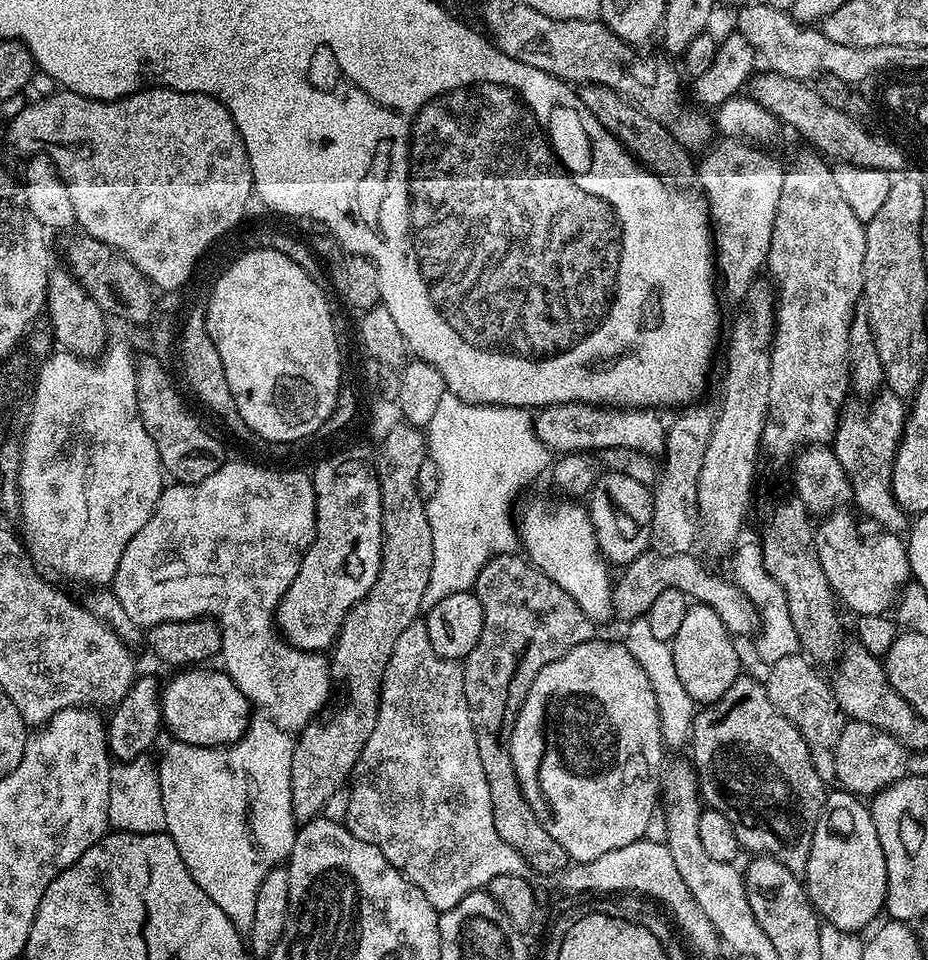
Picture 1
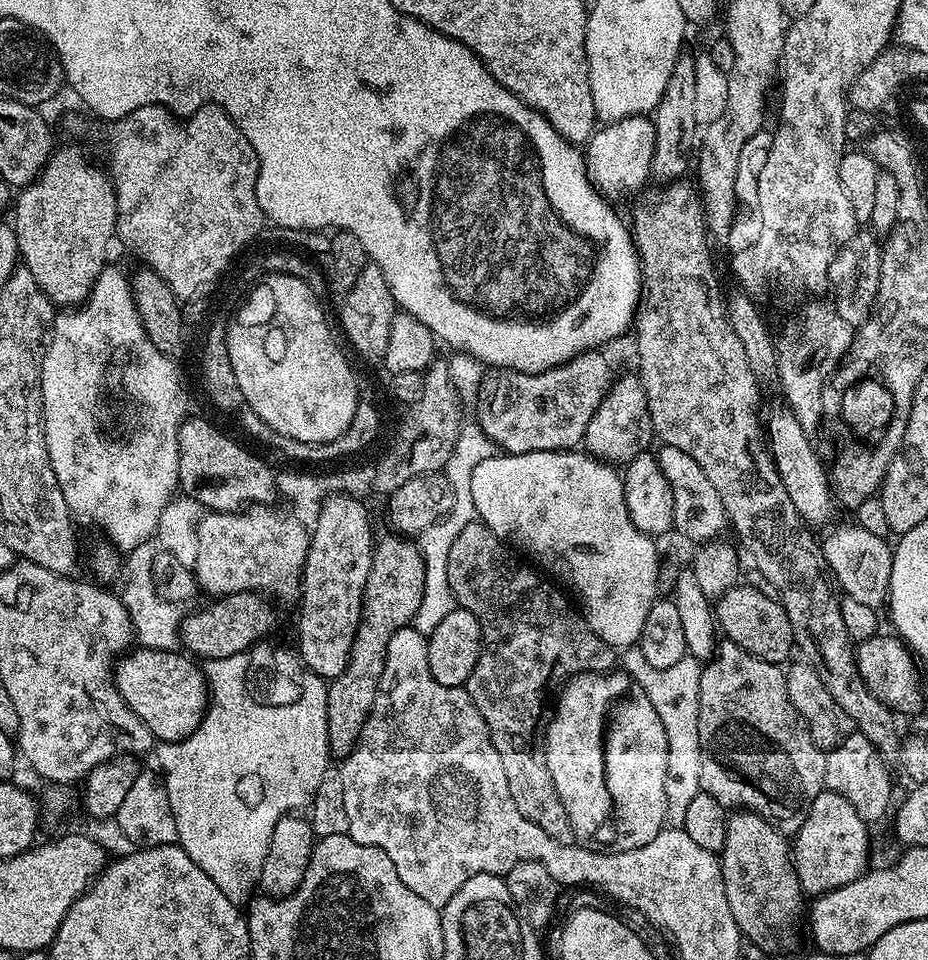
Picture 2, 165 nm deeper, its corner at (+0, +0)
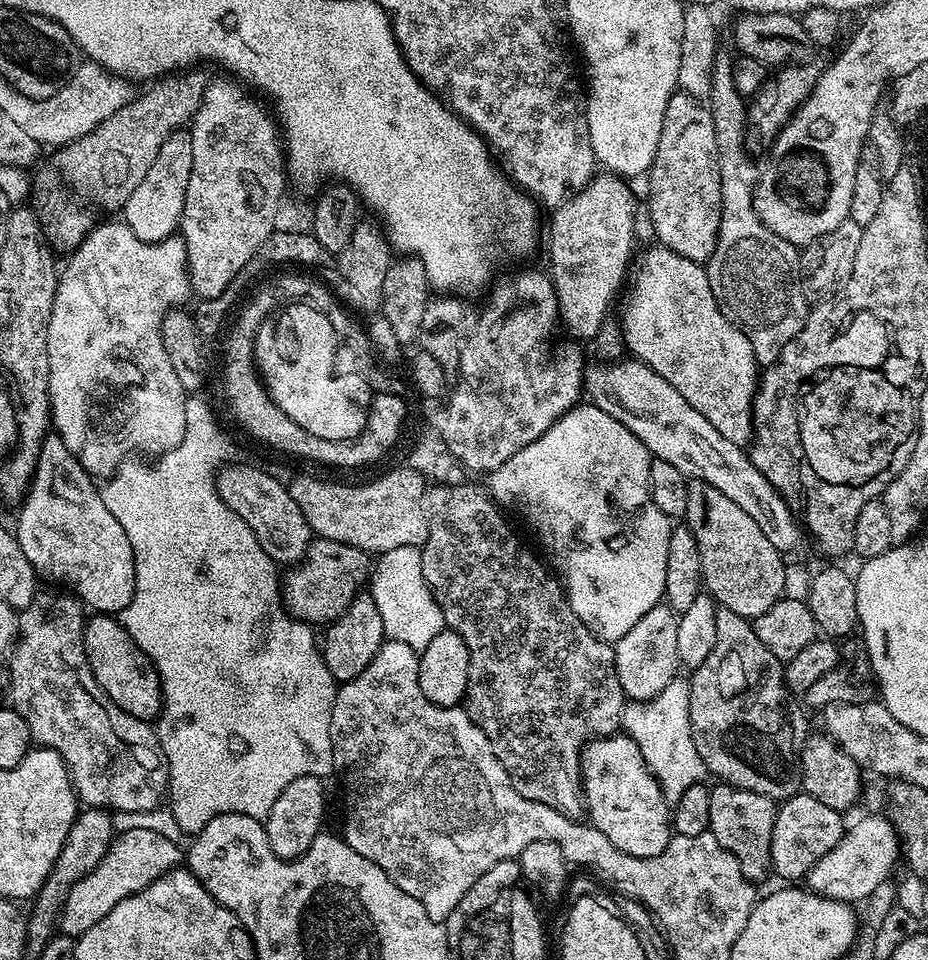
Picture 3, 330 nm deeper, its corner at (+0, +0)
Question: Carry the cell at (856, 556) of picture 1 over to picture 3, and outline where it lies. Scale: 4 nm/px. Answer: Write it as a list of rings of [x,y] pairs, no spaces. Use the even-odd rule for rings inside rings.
[[[654,246],[648,253],[640,260],[640,269],[636,272],[636,277],[632,280],[632,289],[628,292],[628,301],[624,304],[624,320],[622,319],[622,331],[624,334],[624,342],[627,349],[635,359],[640,360],[644,364],[648,364],[653,368],[662,378],[666,378],[670,385],[674,386],[678,393],[690,402],[690,406],[698,410],[699,414],[707,419],[718,430],[719,433],[727,439],[727,441],[744,446],[749,443],[750,433],[754,428],[754,417],[752,414],[752,405],[756,398],[758,389],[758,361],[754,350],[750,346],[748,336],[745,334],[743,328],[737,326],[726,315],[722,305],[714,298],[714,290],[710,290],[710,278],[703,263],[696,263],[690,258],[681,256],[661,246]]]

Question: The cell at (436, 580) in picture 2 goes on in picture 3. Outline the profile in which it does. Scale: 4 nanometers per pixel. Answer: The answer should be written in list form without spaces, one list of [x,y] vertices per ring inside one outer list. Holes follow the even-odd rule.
[[[398,546],[398,550],[379,553],[370,580],[370,594],[378,614],[382,614],[382,626],[387,639],[406,642],[406,646],[422,650],[430,646],[434,634],[445,631],[444,615],[428,589],[426,578],[420,569],[420,548]]]

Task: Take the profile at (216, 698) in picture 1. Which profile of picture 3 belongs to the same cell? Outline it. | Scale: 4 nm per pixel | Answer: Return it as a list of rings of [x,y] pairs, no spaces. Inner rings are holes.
[[[92,614],[87,617],[84,649],[90,670],[94,670],[94,678],[98,678],[98,686],[106,690],[106,694],[119,708],[139,720],[152,722],[159,717],[162,707],[160,675],[152,659],[136,645],[134,638],[130,638],[115,615]]]

